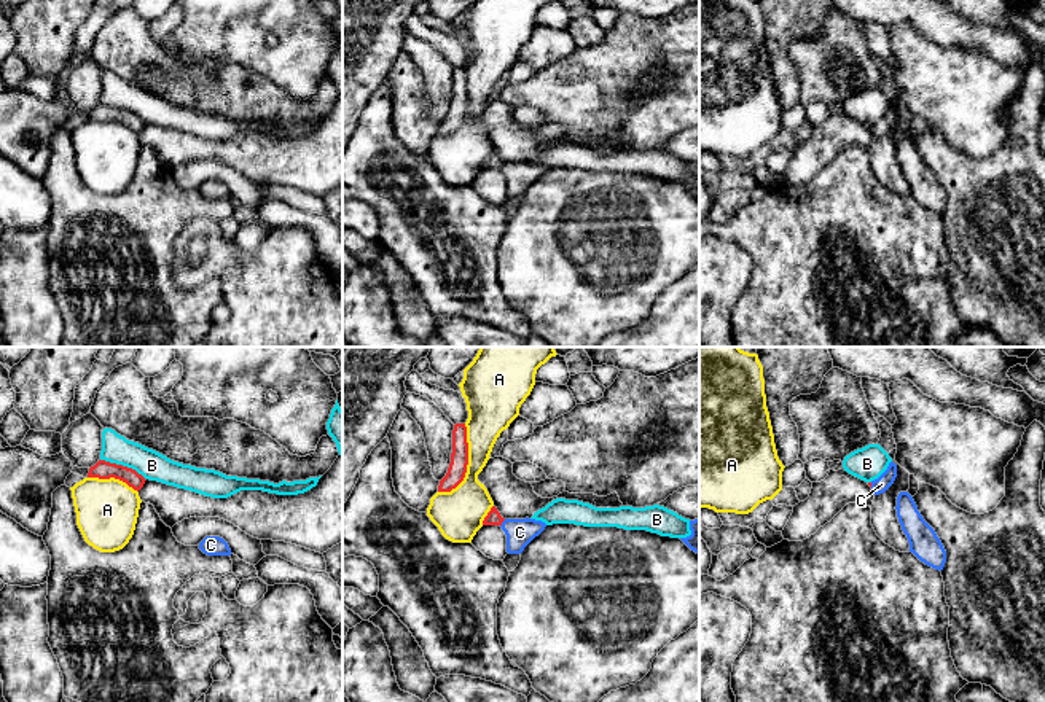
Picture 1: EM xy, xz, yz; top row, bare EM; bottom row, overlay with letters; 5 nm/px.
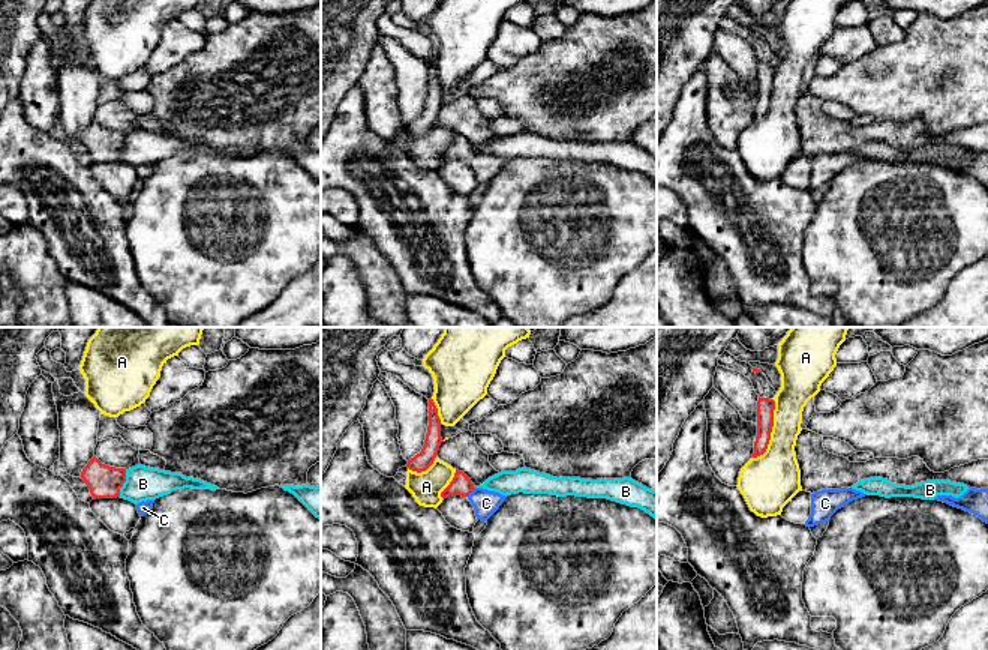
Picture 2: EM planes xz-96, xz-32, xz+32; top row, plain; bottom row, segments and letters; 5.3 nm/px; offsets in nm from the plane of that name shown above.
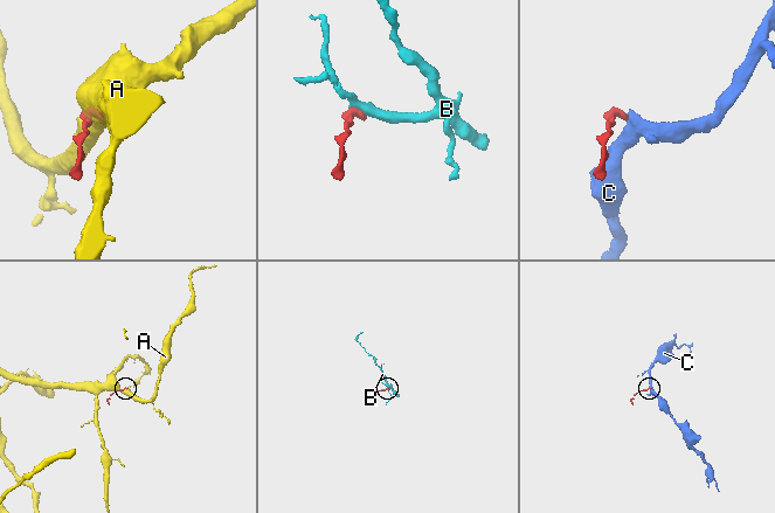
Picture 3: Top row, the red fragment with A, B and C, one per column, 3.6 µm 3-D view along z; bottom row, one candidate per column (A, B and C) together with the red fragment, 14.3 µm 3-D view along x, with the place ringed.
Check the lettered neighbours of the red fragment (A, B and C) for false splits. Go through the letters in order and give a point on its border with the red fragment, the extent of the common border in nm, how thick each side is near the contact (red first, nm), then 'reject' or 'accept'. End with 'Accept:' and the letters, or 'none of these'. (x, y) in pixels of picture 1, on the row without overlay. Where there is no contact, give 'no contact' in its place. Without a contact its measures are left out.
A: xz (467, 107) | 380 nm | 100/240 nm | reject
B: xy (121, 109) | 260 nm | 100/150 nm | reject
C: xz (502, 164) | 50 nm | 70/140 nm | accept
Accept: C

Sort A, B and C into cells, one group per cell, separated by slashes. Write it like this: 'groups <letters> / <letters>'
groups A / B / C

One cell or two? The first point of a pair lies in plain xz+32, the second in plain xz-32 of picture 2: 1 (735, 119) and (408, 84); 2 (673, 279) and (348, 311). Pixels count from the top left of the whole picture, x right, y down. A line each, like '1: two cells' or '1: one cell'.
1: two cells
2: one cell

